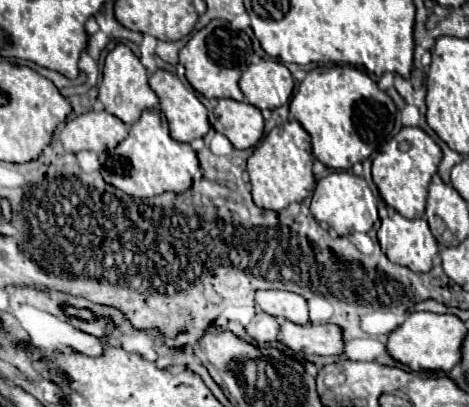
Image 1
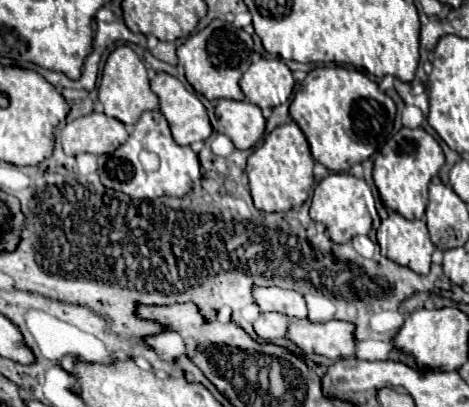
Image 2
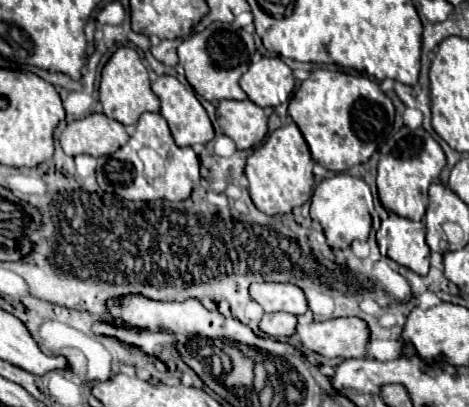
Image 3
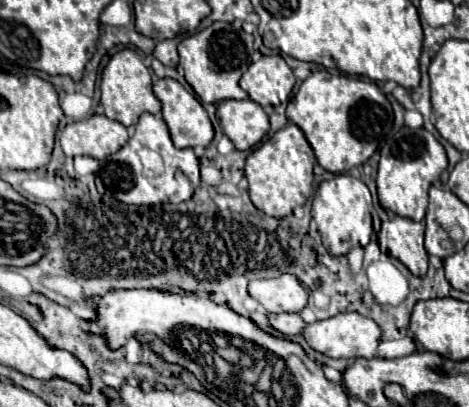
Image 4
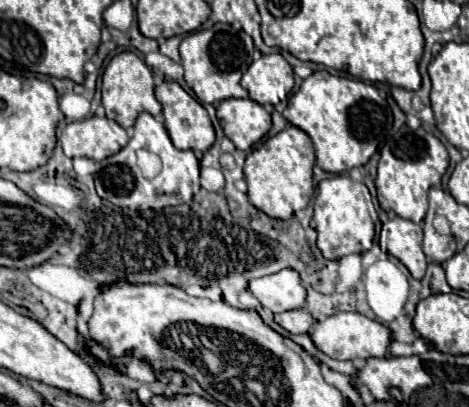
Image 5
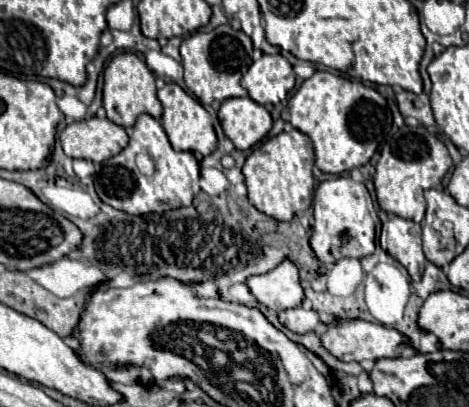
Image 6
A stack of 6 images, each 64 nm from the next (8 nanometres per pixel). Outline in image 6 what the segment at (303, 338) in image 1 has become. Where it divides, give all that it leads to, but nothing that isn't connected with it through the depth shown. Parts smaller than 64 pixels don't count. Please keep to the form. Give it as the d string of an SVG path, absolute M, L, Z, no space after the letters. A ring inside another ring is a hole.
M340 320L338 324L330 324L328 330L322 334L322 344L330 354L334 354L338 360L344 360L344 362L396 358L404 352L404 348L410 346L408 338L402 332L382 324L372 324L366 320Z

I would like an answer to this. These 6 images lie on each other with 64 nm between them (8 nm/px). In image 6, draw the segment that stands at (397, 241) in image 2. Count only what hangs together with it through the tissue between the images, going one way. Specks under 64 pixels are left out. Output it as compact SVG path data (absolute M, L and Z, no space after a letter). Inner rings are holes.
M390 216L390 220L382 225L379 244L408 270L414 282L422 278L426 256L422 252L422 226L420 224L412 220L404 220L400 216Z

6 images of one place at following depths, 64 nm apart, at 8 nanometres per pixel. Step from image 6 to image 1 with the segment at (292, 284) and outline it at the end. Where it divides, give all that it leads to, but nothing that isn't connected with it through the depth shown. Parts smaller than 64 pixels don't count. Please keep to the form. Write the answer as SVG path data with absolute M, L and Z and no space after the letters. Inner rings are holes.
M258 290L256 304L276 318L286 318L296 324L308 322L308 304L300 294L284 290Z

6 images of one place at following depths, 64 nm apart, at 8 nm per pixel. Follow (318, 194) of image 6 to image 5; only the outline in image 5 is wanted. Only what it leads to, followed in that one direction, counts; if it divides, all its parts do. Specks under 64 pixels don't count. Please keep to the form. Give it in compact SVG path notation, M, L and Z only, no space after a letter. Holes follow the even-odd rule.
M348 174L322 180L314 196L314 222L316 222L316 246L326 260L340 260L346 254L364 254L372 248L377 211L371 194L362 184L350 180Z

